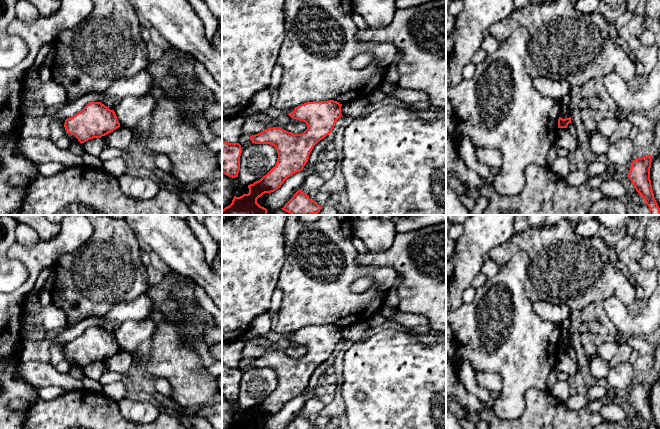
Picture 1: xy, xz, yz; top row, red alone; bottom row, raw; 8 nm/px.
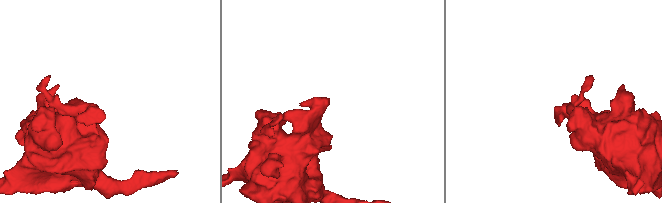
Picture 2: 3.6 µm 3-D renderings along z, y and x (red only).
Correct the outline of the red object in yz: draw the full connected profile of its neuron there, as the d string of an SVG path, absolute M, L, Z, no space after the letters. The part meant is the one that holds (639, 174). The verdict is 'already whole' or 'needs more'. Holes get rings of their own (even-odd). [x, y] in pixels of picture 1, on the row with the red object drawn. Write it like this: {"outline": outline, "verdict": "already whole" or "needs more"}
{"outline": "M651 154L633 160L627 177L633 183L636 191L644 198L649 207L649 215L660 215L660 208L655 200L650 180L651 162Z", "verdict": "already whole"}

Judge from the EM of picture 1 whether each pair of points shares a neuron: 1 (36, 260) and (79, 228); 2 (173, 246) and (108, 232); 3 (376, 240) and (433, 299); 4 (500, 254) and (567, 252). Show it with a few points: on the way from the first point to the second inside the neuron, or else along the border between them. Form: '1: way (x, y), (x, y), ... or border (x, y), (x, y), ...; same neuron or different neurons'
1: way (47, 252), (68, 239); same neuron
2: border (128, 225), (133, 233); different neurons
3: border (397, 233), (389, 247), (382, 251), (369, 252); different neurons
4: way (517, 246), (546, 246), (550, 249); same neuron

